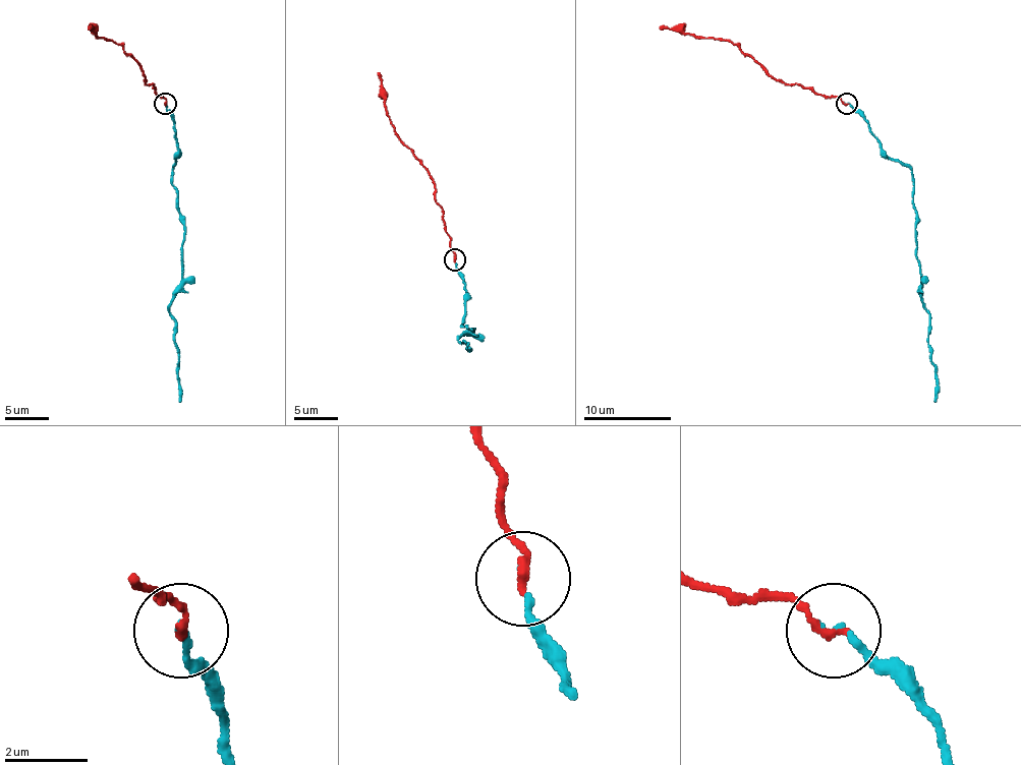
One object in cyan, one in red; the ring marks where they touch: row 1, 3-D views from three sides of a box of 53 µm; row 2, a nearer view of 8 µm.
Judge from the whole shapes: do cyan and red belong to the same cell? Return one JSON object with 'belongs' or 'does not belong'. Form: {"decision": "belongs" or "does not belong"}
{"decision": "does not belong"}

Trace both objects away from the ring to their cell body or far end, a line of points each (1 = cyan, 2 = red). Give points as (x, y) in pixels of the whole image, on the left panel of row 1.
1: (164, 104), (173, 123), (177, 148), (173, 189), (184, 226), (182, 287), (169, 308), (175, 321), (179, 402)
2: (164, 104), (152, 84), (145, 82), (143, 69), (114, 41), (99, 39), (89, 25)

